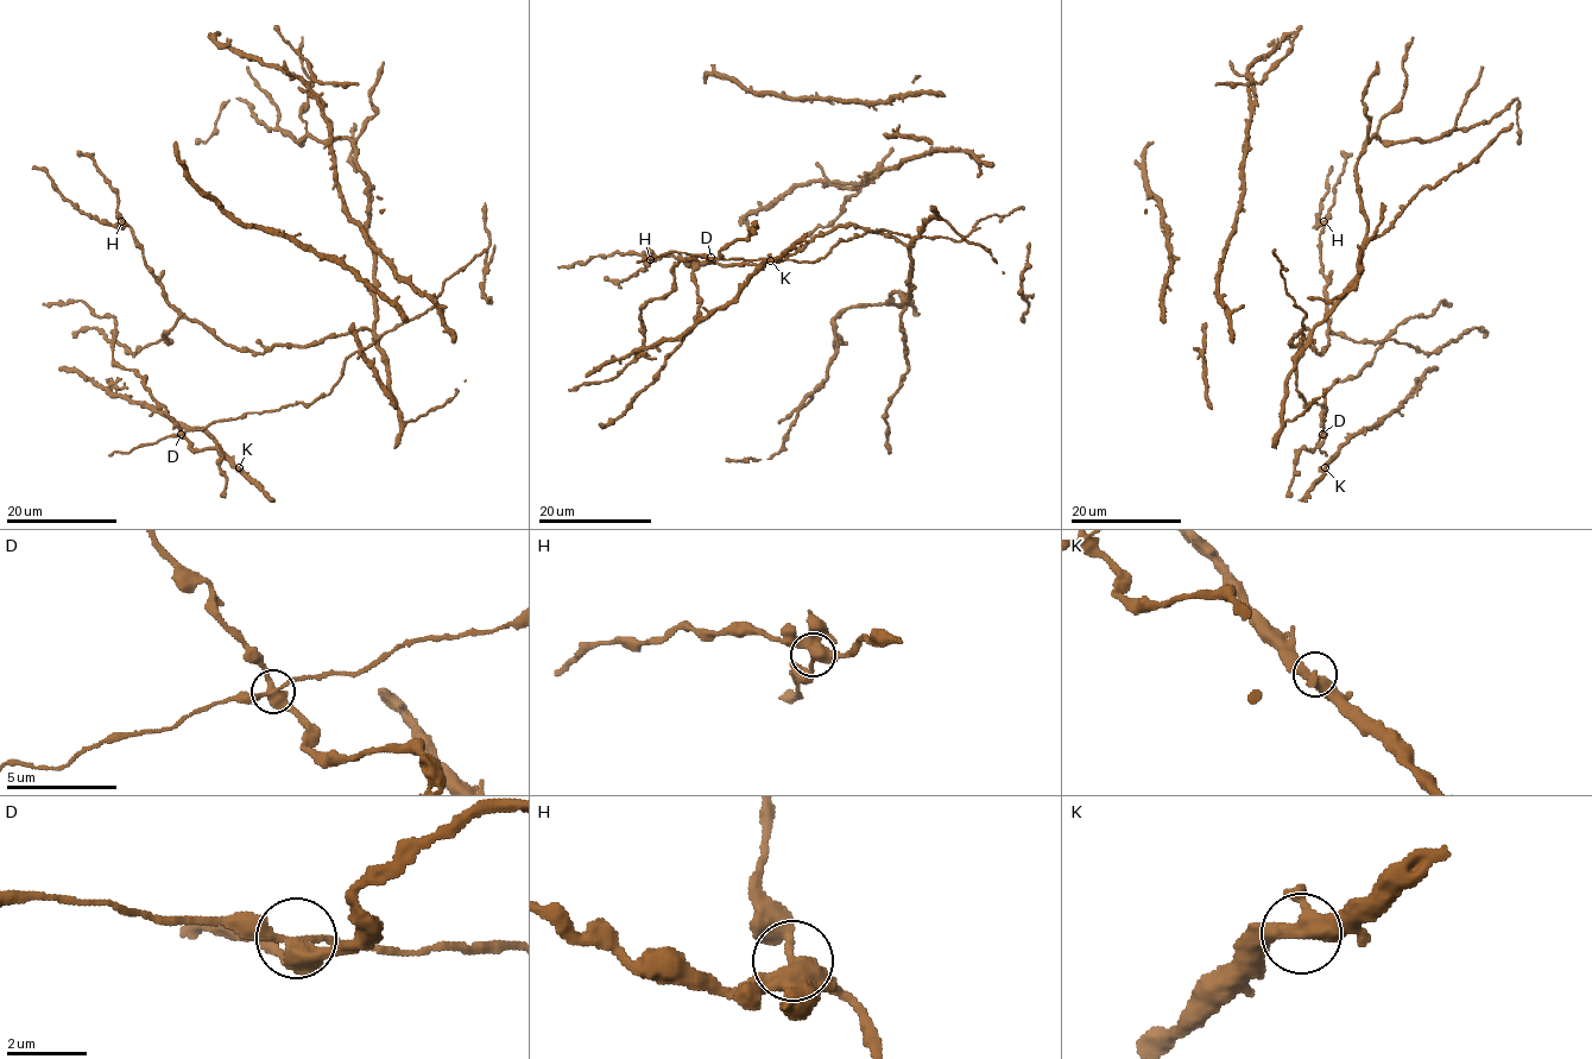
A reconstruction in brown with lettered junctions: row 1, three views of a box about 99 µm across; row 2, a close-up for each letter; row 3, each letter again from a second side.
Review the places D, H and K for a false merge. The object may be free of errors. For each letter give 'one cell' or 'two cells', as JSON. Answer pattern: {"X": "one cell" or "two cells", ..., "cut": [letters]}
{"D": "two cells", "H": "one cell", "K": "one cell", "cut": ["D"]}

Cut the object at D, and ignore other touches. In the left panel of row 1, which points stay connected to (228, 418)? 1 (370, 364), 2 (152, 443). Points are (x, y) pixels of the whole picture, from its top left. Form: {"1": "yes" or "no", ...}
{"1": "no", "2": "yes"}

